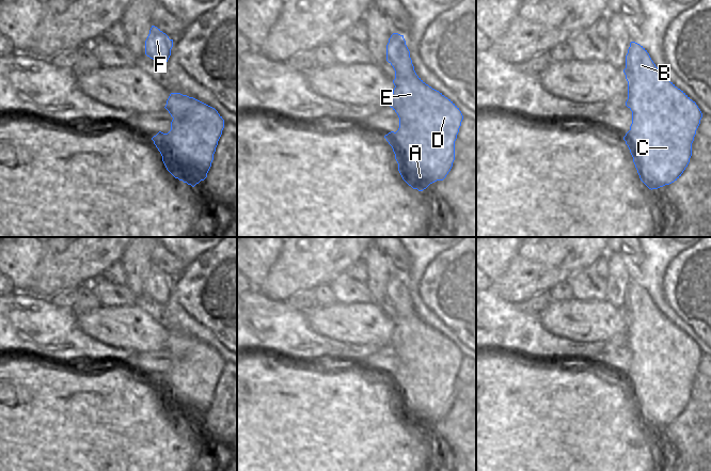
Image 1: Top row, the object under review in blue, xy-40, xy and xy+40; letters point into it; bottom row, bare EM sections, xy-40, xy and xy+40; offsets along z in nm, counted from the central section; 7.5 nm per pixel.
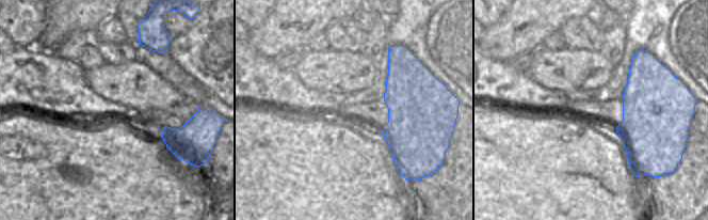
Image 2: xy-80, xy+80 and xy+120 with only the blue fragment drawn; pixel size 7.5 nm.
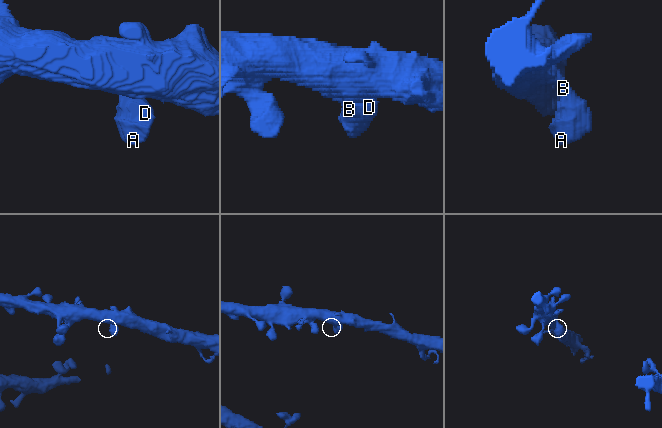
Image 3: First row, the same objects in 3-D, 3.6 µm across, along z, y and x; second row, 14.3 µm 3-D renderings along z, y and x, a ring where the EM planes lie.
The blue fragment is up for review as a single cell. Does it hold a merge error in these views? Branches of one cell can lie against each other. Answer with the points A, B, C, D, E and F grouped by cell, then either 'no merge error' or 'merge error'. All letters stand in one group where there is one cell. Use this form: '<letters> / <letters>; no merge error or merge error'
A B C D E F; no merge error

